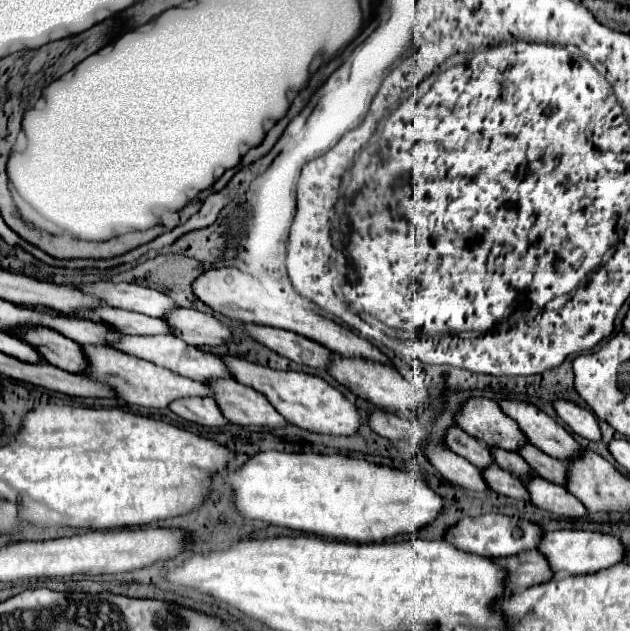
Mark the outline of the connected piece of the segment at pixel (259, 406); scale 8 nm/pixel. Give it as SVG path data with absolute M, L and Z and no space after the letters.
M226 379L224 383L212 383L212 391L216 391L216 403L224 411L224 417L236 425L256 425L256 427L272 427L282 429L288 421L272 407L266 395L260 395L252 387L246 387L234 379Z

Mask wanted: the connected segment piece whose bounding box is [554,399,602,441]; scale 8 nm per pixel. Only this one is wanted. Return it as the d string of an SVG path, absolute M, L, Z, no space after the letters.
M564 399L554 401L554 409L560 415L560 419L576 435L580 435L580 437L584 437L588 441L600 441L602 439L602 431L598 427L598 421L596 421L596 417L588 409L582 409L576 403L564 401Z

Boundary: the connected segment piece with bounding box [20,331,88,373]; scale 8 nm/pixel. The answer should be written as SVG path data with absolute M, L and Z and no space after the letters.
M28 331L28 335L20 335L20 339L28 341L42 353L48 363L64 371L84 373L88 369L84 349L76 341L64 335L56 335L56 331Z

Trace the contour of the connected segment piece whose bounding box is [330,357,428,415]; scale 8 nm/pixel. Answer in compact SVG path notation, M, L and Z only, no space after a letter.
M336 357L336 363L332 363L332 373L330 375L340 385L350 389L354 395L358 395L364 401L376 405L378 409L400 415L404 411L416 411L418 407L426 407L428 391L410 385L394 367L380 367L380 363L360 363L360 359Z

